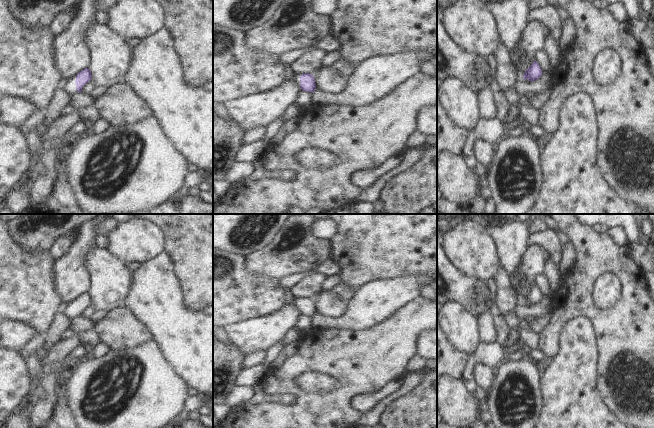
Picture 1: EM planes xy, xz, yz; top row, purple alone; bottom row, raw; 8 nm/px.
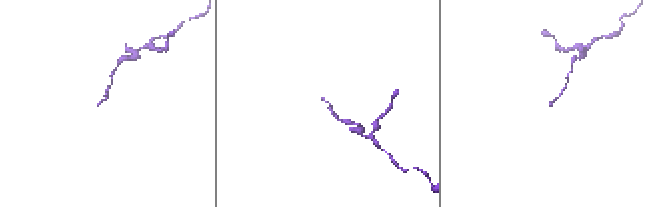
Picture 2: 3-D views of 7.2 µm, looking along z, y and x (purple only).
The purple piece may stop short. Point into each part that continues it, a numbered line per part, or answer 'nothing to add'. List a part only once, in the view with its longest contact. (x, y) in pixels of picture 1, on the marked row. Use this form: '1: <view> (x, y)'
1: xy (70, 89)

